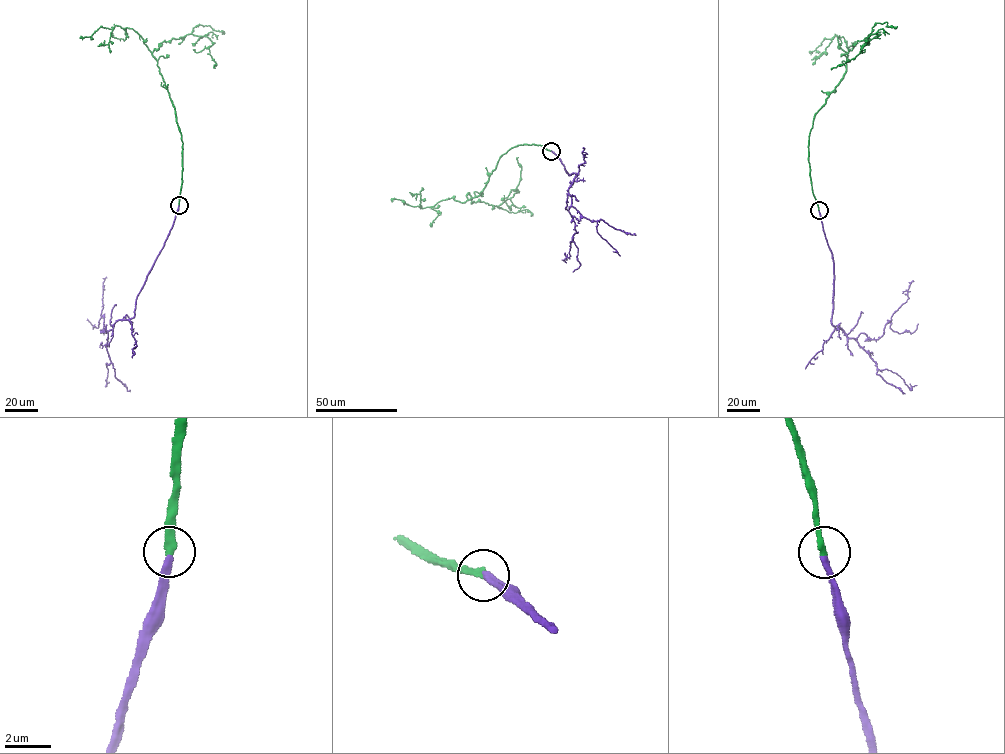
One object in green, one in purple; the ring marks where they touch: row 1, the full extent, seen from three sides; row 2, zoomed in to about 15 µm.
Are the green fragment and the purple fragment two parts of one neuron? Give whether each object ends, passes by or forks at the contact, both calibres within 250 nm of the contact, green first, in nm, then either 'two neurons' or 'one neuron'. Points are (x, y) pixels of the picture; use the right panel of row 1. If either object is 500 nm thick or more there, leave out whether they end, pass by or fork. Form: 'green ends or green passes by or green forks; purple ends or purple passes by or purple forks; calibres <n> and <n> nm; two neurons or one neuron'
green ends; purple ends; calibres 300 and 280 nm; one neuron

